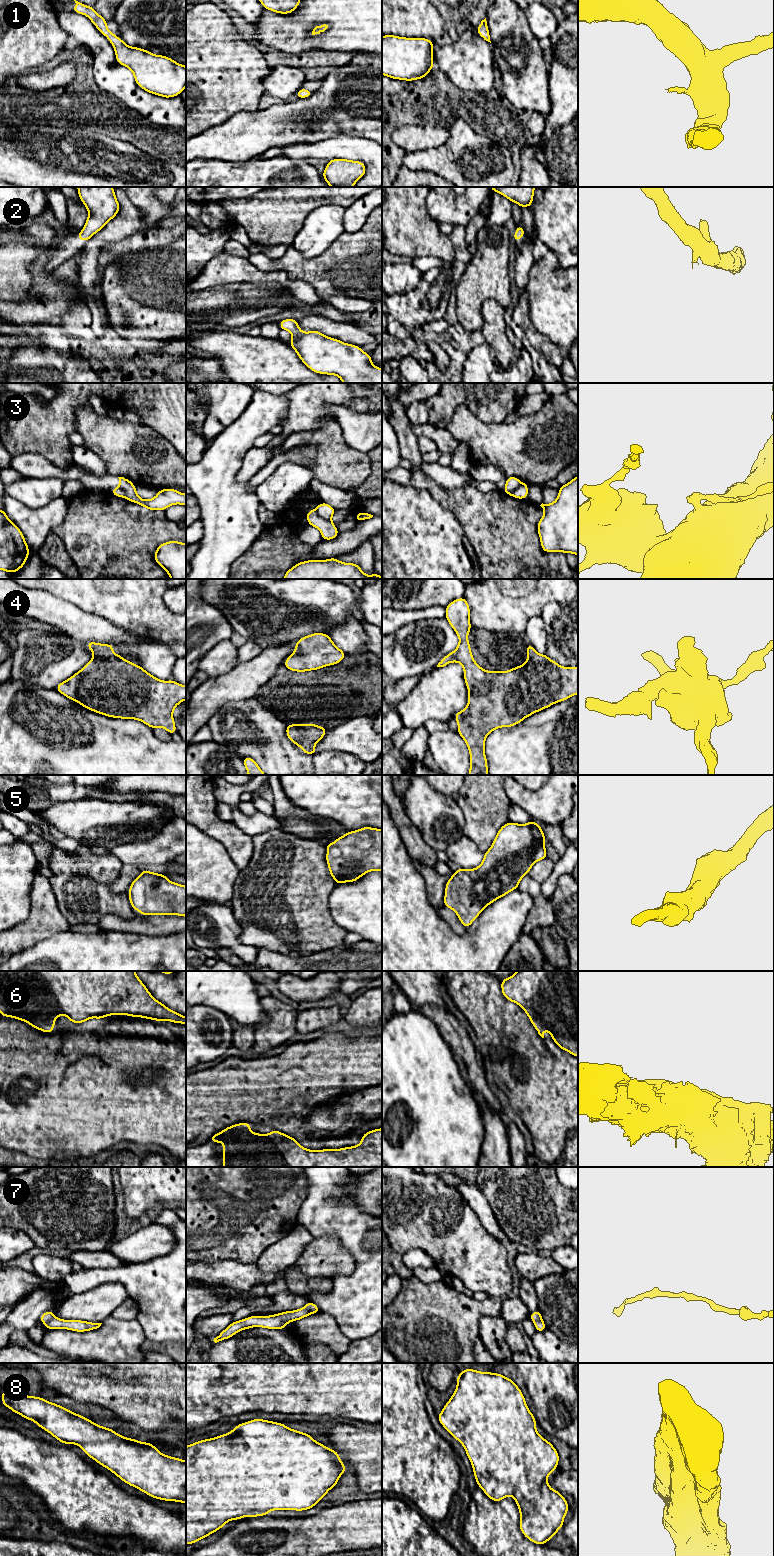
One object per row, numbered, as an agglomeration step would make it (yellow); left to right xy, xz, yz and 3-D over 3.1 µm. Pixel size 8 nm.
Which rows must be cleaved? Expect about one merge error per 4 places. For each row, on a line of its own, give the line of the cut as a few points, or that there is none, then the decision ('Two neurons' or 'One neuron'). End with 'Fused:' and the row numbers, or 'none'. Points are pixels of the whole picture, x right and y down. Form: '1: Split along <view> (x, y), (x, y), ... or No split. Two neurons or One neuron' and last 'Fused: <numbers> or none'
1: No split. One neuron
2: No split. One neuron
3: Split along xz (314, 509), (322, 518), (330, 520). Two neurons
4: No split. One neuron
5: No split. One neuron
6: No split. One neuron
7: No split. One neuron
8: No split. One neuron
Fused: 3

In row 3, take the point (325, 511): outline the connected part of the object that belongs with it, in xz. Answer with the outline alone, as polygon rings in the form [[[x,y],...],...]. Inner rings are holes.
[[[321,502],[317,507],[316,507],[316,512],[317,514],[325,520],[331,520],[333,514],[335,513],[336,509],[333,508],[331,505],[327,503]]]

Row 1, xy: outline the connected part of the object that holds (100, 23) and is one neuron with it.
[[[76,0],[73,12],[87,16],[102,35],[112,44],[118,64],[129,68],[136,84],[143,90],[164,98],[178,96],[186,87],[186,66],[173,59],[154,55],[148,50],[128,46],[109,31],[107,21],[91,6]]]

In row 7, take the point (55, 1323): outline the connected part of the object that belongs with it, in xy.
[[[47,1311],[43,1313],[39,1321],[43,1322],[45,1327],[52,1329],[67,1329],[76,1332],[91,1331],[99,1328],[102,1323],[94,1323],[82,1320],[64,1320],[54,1316],[54,1311]]]

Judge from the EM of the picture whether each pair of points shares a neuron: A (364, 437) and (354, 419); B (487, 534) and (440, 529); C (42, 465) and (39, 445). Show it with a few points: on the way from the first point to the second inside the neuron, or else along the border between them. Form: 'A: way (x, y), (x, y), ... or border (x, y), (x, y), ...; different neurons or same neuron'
A: way (363, 433), (354, 423); same neuron
B: border (451, 512), (459, 521), (465, 535); different neurons
C: border (17, 454), (39, 453), (51, 463), (60, 467); different neurons

